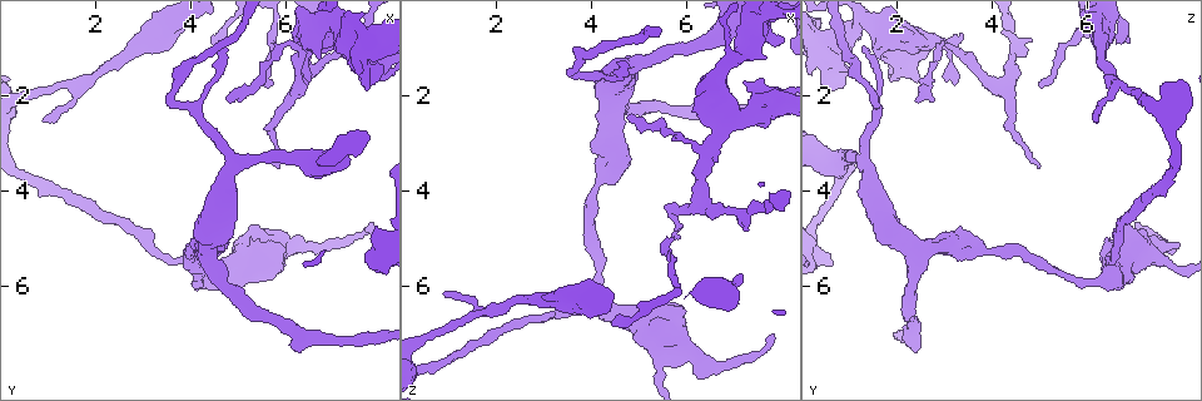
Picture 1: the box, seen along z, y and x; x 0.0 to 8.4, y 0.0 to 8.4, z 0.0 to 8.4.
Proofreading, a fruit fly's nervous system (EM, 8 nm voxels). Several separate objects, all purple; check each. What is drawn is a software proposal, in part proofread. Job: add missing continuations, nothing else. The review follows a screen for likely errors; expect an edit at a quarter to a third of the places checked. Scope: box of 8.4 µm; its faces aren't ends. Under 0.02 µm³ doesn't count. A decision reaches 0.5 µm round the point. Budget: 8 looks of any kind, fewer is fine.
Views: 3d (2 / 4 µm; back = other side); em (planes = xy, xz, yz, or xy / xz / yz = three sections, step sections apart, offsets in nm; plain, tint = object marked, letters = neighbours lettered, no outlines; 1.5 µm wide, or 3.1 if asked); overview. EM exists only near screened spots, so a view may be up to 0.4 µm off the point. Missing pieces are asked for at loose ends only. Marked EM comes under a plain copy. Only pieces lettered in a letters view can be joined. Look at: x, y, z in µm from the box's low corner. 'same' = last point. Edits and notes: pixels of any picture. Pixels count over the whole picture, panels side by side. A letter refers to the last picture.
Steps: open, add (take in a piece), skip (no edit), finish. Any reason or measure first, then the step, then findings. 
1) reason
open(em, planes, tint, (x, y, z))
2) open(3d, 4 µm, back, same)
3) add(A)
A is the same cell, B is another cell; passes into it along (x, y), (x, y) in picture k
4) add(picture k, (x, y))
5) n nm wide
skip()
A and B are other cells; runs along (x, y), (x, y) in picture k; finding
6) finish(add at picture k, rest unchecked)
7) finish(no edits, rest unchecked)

thin end
open(em, xy, step 8, letters, (6.45, 1.75, 3.25))

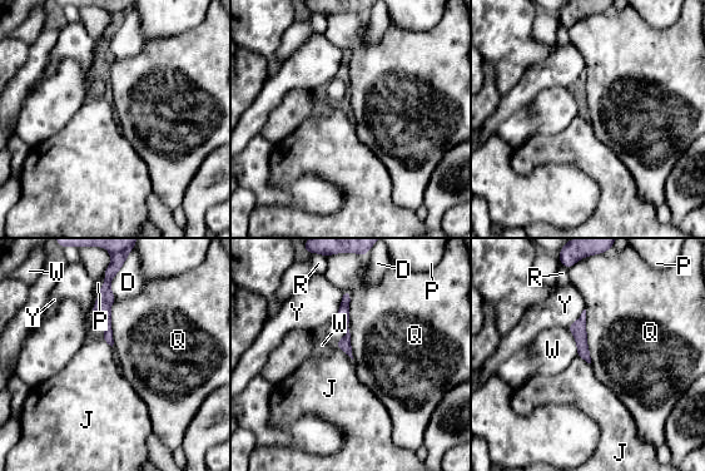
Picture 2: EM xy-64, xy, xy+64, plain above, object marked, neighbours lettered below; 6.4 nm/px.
skip()
D, J, P, Q, R, W and Y are other cells; border along (342, 289), (349, 292), (353, 358) in picture 2; no lettered piece goes on from it

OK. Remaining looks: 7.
tapers out
open(em, planes, letters, (4.50, 0.90, 6.65))

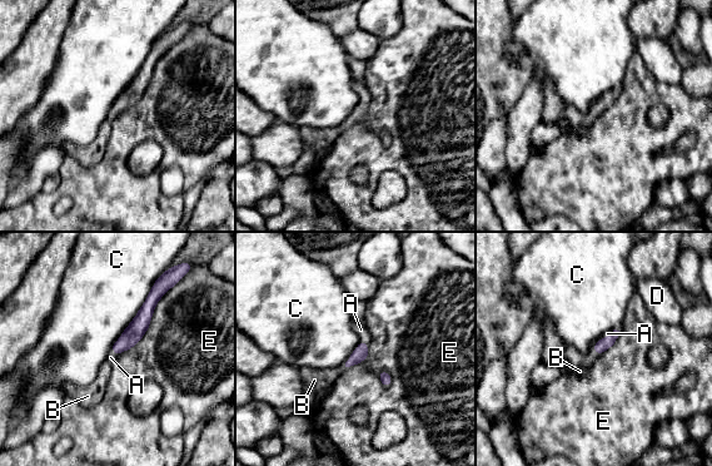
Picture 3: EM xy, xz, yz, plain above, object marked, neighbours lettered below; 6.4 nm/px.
80 nm wide
add(picture 3, (361, 330))
A is the same cell, B, C, D and E are other cells; passes into it along (361, 353), (358, 345), (361, 330) in picture 3; the neuron continues

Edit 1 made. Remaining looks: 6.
an open end
open(em, yz, step 8, letters, (0.95, 2.50, 6.15))

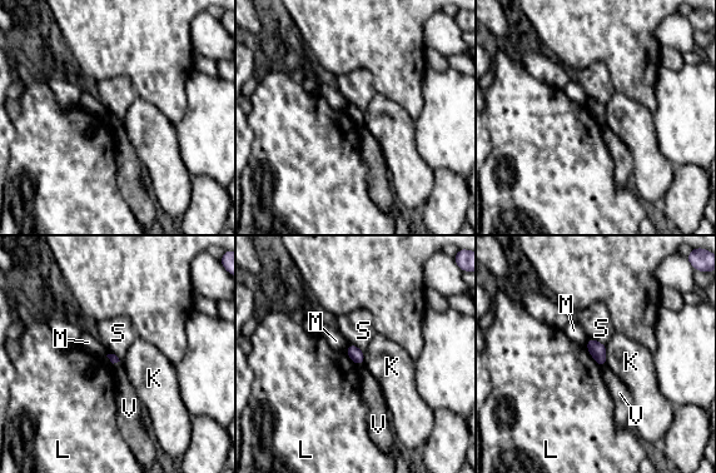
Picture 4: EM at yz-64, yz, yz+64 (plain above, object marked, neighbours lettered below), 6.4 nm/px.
open(em, planes, letters, same)

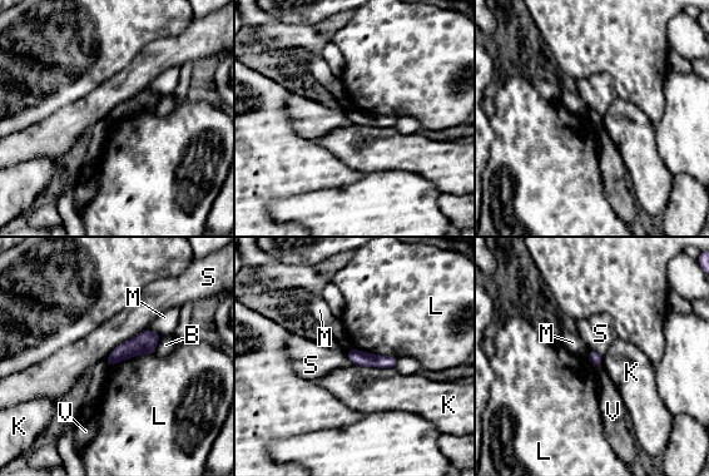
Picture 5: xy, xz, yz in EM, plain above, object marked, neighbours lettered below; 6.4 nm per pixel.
S touches over 320 nm
skip()
B, K, L, M, S and V are other cells; runs along (351, 352), (358, 358), (392, 362) in picture 5; no lettered piece goes on from it

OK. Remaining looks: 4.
finish(add at picture 3, rest unchecked)

